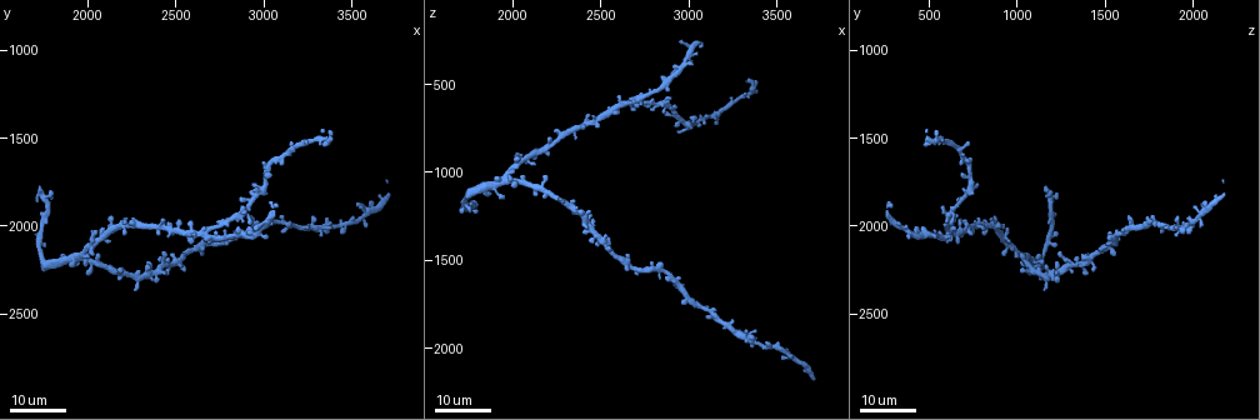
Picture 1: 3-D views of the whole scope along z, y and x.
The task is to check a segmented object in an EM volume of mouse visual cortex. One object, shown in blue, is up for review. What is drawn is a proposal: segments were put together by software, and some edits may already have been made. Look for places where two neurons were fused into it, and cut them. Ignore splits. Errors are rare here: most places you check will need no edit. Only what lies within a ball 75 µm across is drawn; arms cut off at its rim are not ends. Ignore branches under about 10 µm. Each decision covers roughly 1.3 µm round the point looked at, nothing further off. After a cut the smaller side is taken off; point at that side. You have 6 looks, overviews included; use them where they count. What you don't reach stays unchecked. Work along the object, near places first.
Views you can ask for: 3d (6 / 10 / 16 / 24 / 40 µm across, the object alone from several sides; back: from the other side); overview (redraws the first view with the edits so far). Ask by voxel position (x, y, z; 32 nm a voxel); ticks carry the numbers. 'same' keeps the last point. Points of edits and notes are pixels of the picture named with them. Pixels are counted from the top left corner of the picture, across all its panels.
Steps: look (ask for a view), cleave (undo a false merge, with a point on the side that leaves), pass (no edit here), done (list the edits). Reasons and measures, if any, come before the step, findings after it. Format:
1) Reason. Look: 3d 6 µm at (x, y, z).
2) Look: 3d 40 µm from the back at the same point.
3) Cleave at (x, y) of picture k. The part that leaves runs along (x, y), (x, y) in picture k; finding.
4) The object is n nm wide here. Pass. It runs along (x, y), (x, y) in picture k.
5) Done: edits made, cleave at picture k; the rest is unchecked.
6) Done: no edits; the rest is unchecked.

Thick turns thin. Look: 3d 16 µm at (3620, 1900, 2080).

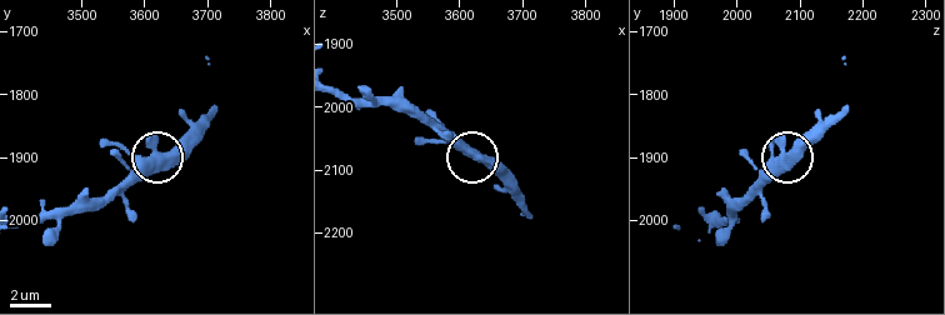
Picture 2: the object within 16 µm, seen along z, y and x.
Closer look. Look: 3d 6 µm at (3625, 1905, 2080).

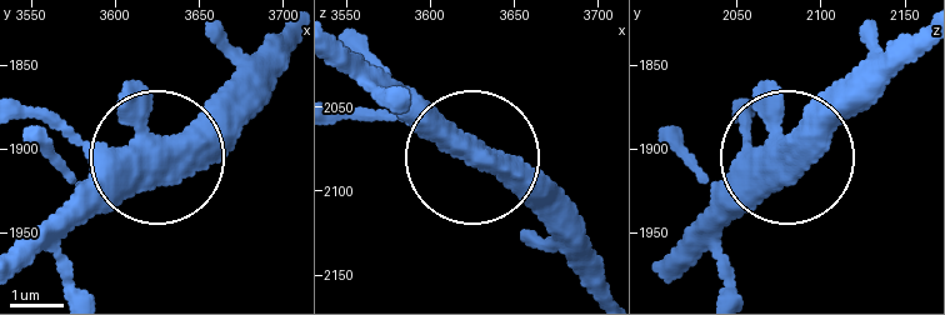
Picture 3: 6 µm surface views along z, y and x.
3 arms meet here. Pass. One neuron here.

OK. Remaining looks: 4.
Looks like a crossing. Look: 3d 16 µm at (2680, 2020, 620).

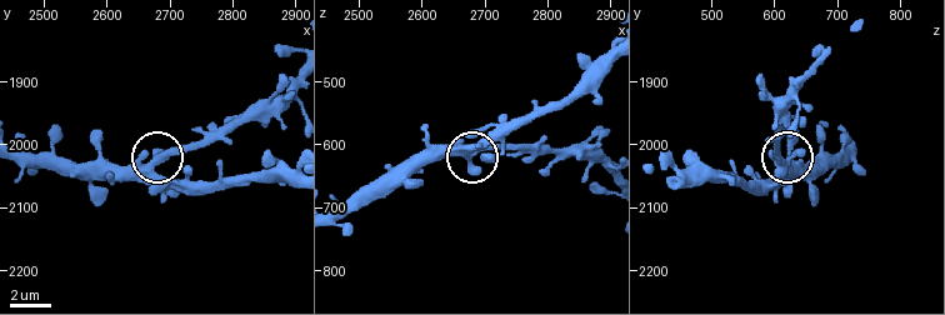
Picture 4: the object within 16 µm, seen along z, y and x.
Look: 3d 10 µm at (2675, 2035, 605).

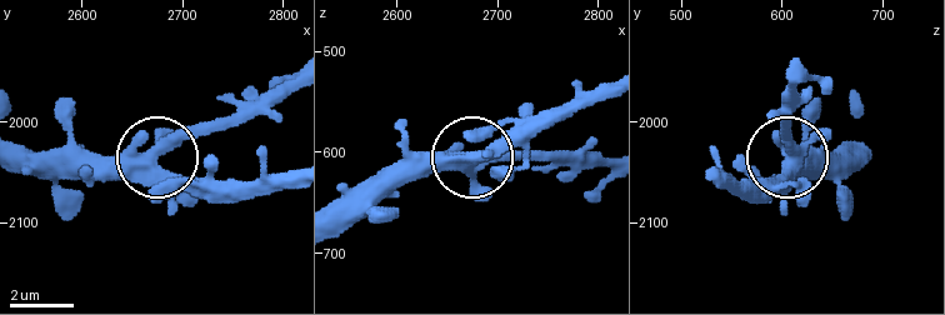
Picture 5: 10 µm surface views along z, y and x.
The side arm is 23 µm long. Pass. It runs along (865, 151), (793, 160), (754, 198) in picture 5; continuous, no second neuron.

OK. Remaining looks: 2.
Look: 3d 16 µm at (2920, 2080, 440).

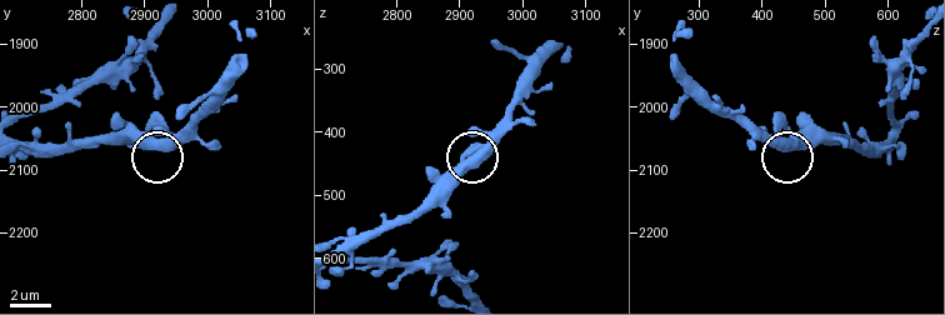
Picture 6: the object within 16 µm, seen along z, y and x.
Look: 3d 10 µm at (2930, 2060, 440).

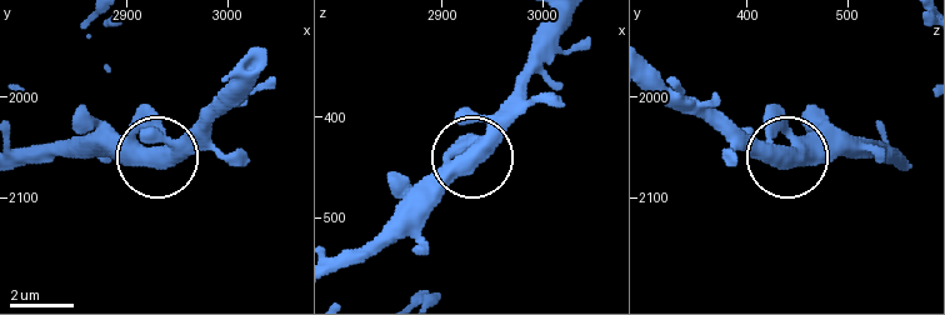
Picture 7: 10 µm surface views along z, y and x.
Pass. It runs along (336, 269), (385, 248), (536, 98) in picture 7; one neuron here.

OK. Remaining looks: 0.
Done: no edits; the rest is unchecked.

